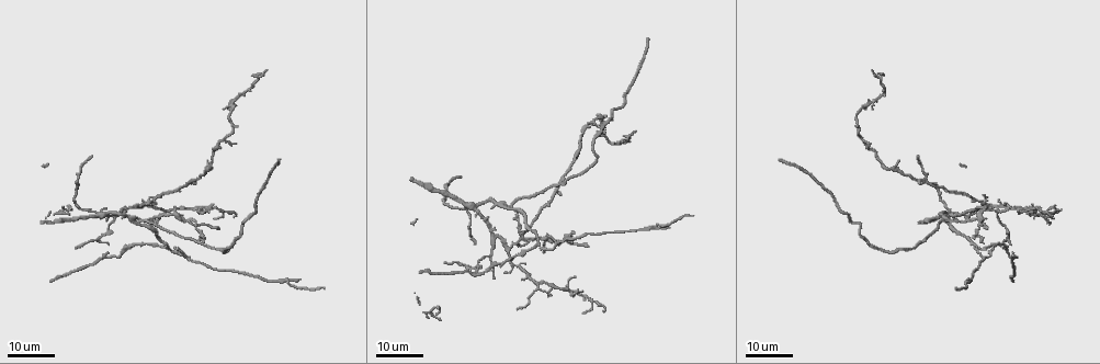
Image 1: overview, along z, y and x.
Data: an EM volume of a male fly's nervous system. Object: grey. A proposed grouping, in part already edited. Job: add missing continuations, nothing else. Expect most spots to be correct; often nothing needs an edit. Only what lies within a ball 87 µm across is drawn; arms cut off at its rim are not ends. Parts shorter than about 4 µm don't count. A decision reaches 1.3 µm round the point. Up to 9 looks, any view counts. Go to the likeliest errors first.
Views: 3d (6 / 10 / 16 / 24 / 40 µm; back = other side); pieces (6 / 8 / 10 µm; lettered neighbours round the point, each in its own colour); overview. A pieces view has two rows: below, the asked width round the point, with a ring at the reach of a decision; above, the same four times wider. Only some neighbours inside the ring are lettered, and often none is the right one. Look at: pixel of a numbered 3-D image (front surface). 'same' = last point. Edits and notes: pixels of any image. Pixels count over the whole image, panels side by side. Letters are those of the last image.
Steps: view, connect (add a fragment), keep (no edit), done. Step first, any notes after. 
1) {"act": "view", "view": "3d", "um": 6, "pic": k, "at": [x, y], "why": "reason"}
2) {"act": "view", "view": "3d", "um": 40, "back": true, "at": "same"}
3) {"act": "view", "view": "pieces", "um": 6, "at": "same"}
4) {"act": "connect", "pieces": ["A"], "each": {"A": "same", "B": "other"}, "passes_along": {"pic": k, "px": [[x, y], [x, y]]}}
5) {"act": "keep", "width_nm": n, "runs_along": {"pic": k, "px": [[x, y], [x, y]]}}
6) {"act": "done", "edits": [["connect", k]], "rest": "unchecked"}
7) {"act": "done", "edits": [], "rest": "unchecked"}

{"act": "view", "view": "3d", "um": 24, "pic": 1, "at": [474, 243], "why": "free end"}

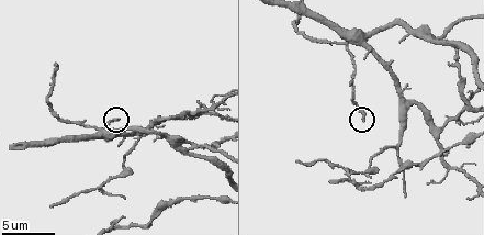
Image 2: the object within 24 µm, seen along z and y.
{"act": "view", "view": "pieces", "um": 8, "pic": 2, "at": [362, 117]}

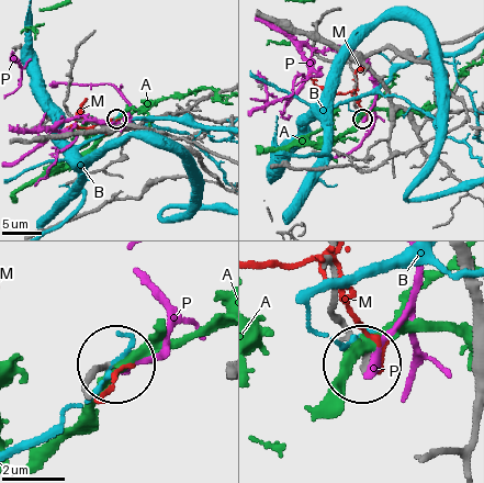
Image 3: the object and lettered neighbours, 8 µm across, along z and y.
{"act": "keep", "each": {"A": "other", "B": "other", "M": "other", "P": "other"}, "runs_along": {"pic": 3, "px": [[329, 261], [329, 309], [361, 361]]}, "found": "none of them fits"}

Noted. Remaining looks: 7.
{"act": "view", "view": "3d", "um": 24, "pic": 1, "at": [459, 178]}

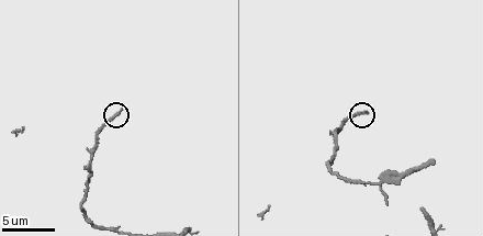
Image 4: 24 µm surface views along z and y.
{"act": "view", "view": "pieces", "um": 6, "pic": 4, "at": [366, 112]}

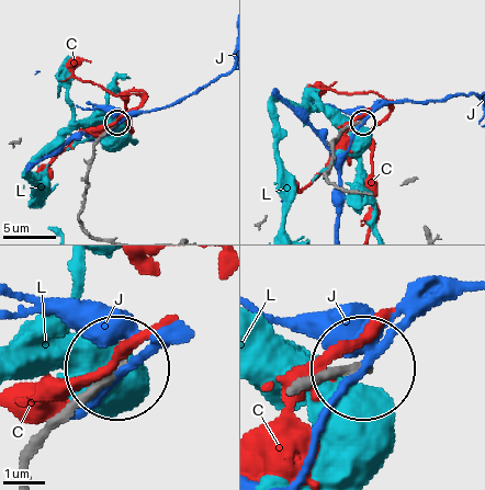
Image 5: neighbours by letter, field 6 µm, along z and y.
{"act": "keep", "each": {"C": "other", "J": "other", "L": "other"}, "found": "none of them fits"}

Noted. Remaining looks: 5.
{"act": "view", "view": "pieces", "um": 8, "pic": 2, "at": [406, 196], "why": "tapers out"}

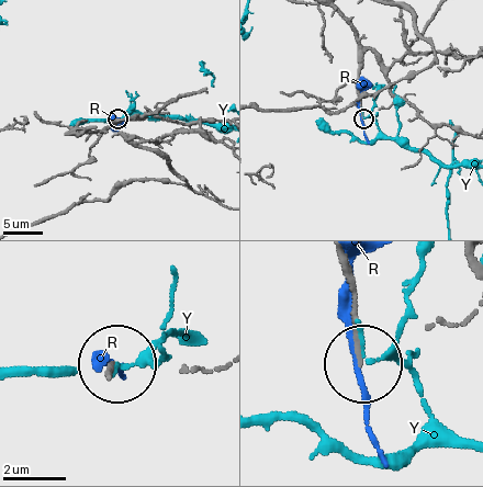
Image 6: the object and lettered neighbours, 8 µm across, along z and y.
{"act": "keep", "each": {"R": "other", "Y": "other"}, "runs_along": {"pic": 6, "px": [[339, 14], [357, 44], [357, 93], [362, 117]]}, "found": "none of them fits"}

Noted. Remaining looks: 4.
{"act": "view", "view": "3d", "um": 16, "pic": 1, "at": [985, 206], "why": "an open end"}

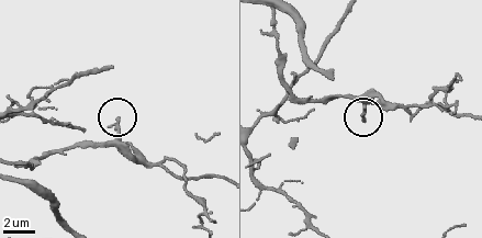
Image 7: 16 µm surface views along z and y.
{"act": "view", "view": "pieces", "um": 8, "pic": 7, "at": [118, 120]}

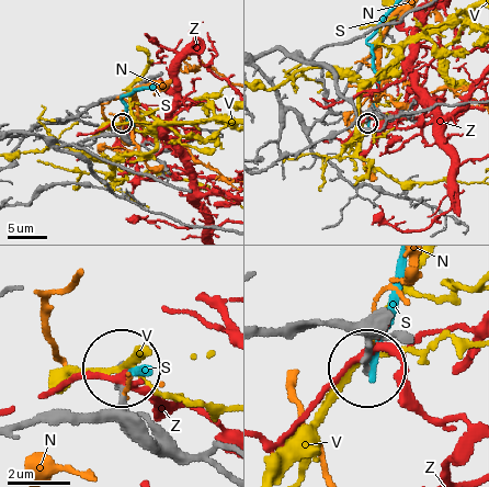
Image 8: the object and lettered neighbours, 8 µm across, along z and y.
{"act": "keep", "each": {"N": "other", "S": "other", "V": "other", "Z": "other"}, "runs_along": {"pic": 8, "px": [[273, 325], [352, 327], [365, 340], [367, 370]]}, "found": "none of them fits"}

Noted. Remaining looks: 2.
{"act": "done", "edits": [], "rest": "unchecked"}

